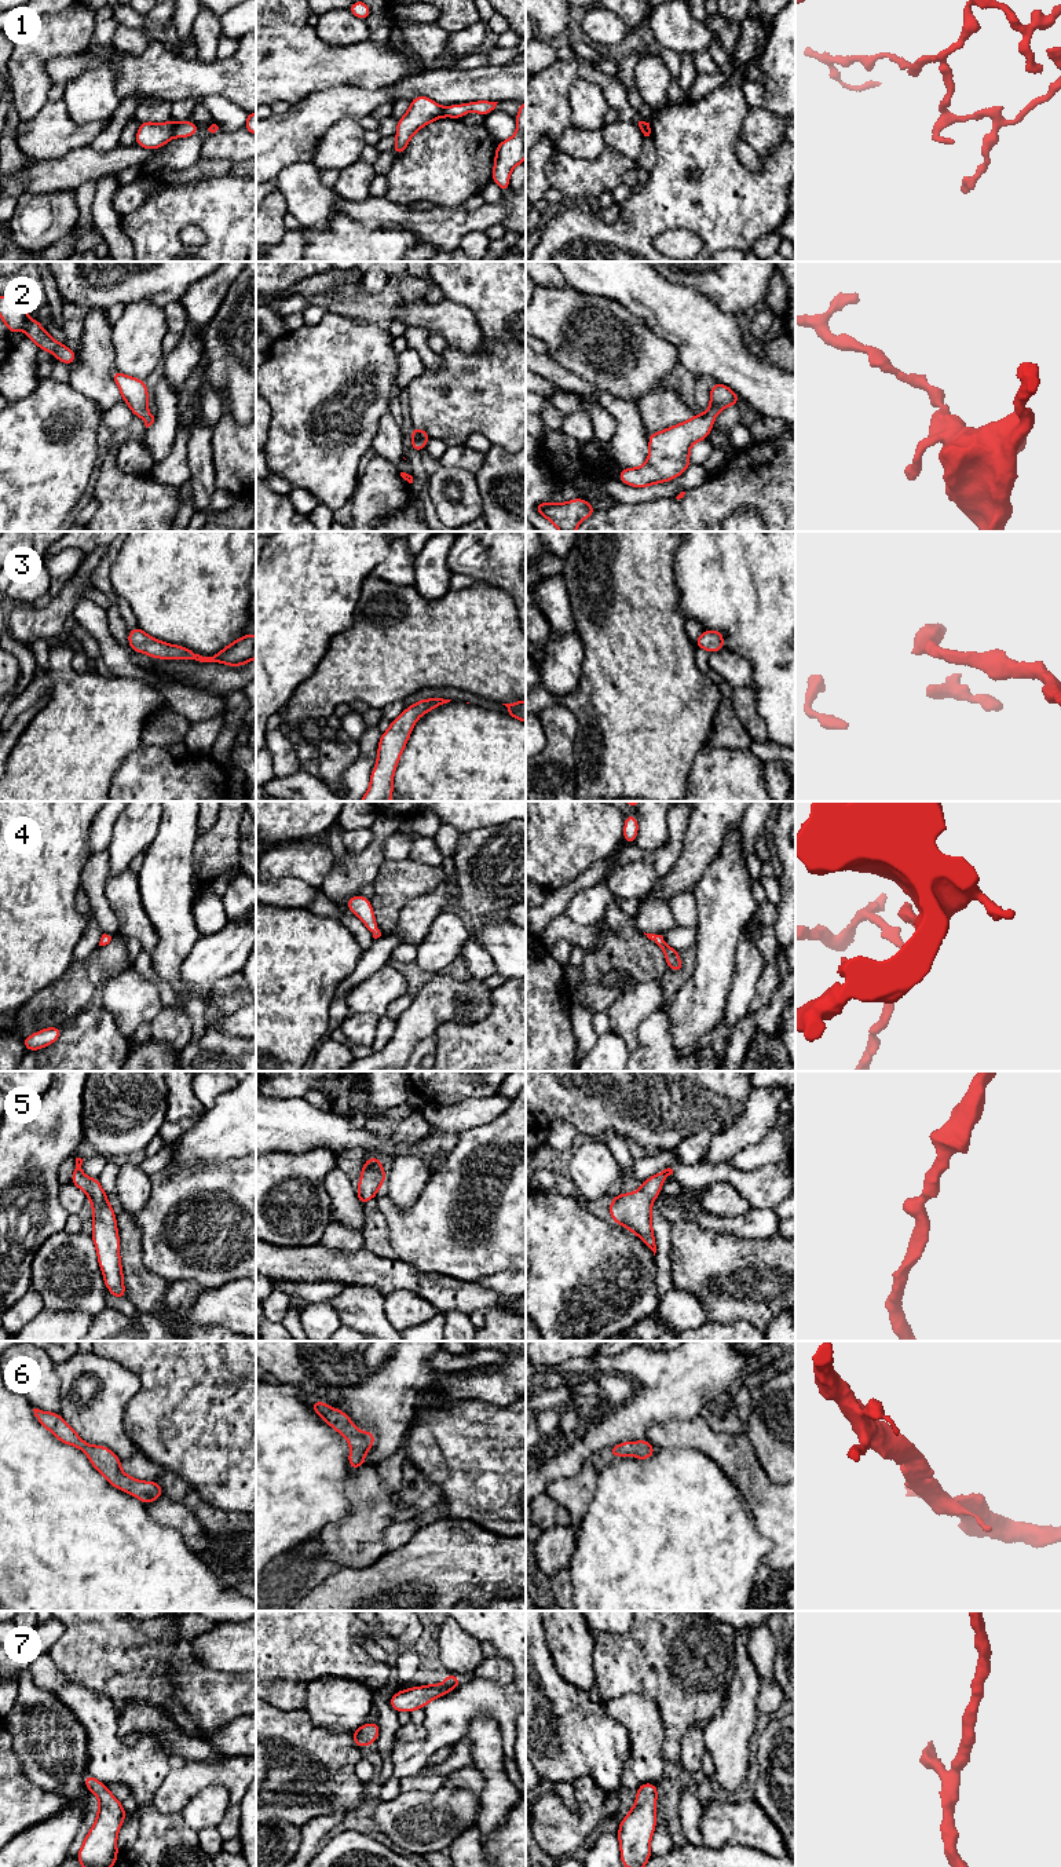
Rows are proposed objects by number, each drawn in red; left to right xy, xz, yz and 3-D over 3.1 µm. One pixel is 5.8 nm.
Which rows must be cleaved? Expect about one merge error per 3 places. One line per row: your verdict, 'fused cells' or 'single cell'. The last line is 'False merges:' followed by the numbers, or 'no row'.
1: fused cells
2: single cell
3: single cell
4: single cell
5: single cell
6: single cell
7: single cell
False merges: 1

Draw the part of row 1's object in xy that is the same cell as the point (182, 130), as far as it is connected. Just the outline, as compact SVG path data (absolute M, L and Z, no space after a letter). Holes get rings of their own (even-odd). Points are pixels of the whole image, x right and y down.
M191 121L175 123L173 135L176 138L187 138L200 131L198 125Z

